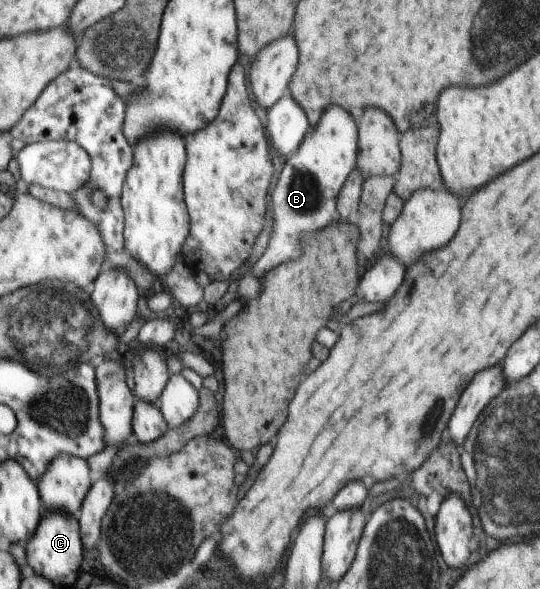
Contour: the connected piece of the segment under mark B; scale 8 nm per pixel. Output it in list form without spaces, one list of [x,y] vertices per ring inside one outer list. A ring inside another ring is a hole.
[[[339,107],[327,109],[311,133],[301,140],[297,149],[281,162],[276,176],[275,189],[271,190],[271,231],[267,245],[251,272],[260,279],[278,265],[299,257],[302,252],[303,233],[317,232],[318,229],[332,226],[337,216],[338,192],[345,183],[349,171],[356,167],[357,131],[349,113]]]

